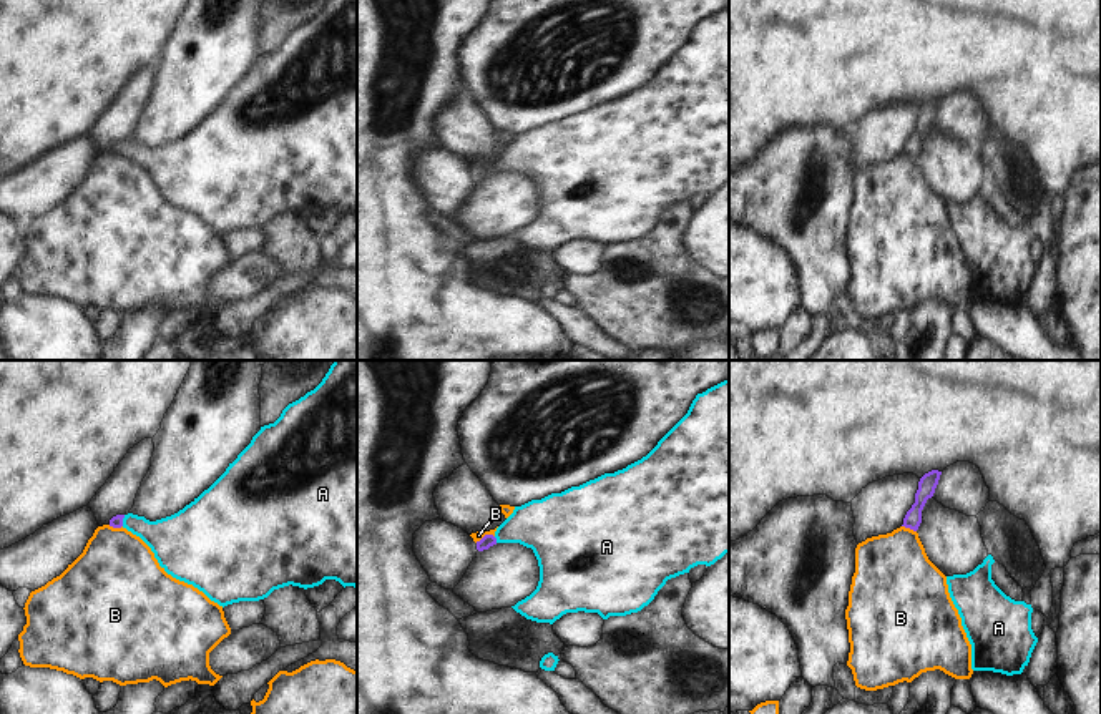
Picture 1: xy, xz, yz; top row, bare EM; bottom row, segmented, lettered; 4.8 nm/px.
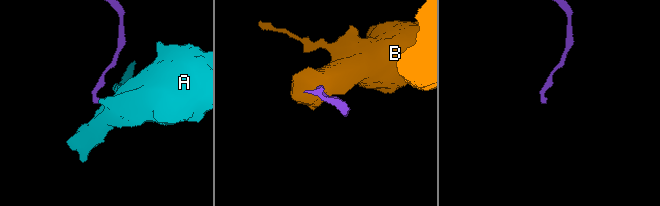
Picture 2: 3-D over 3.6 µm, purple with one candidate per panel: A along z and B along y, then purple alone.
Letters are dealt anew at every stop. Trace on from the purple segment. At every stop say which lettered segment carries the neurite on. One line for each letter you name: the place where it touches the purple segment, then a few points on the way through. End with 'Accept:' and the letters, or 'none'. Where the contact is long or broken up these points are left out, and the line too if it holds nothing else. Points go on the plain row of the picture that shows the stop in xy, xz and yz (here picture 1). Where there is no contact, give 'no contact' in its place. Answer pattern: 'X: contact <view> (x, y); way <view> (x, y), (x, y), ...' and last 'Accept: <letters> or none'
A: contact xz (495, 168); way xz (489, 168), (495, 168), (525, 153), (543, 153)
Accept: A

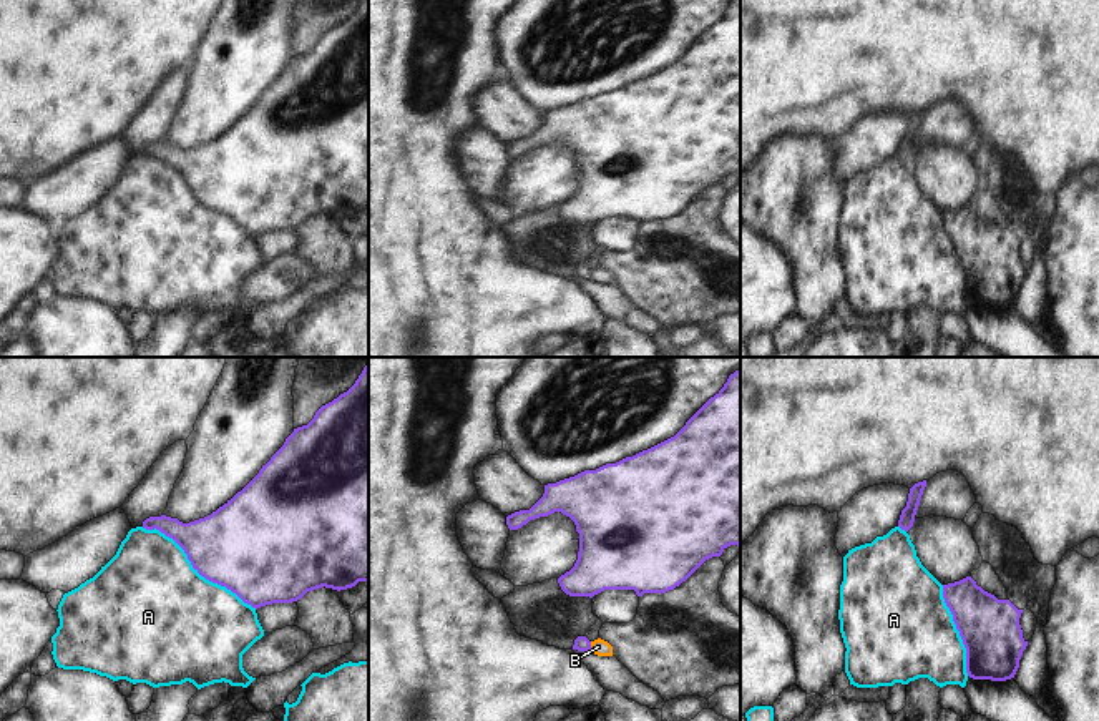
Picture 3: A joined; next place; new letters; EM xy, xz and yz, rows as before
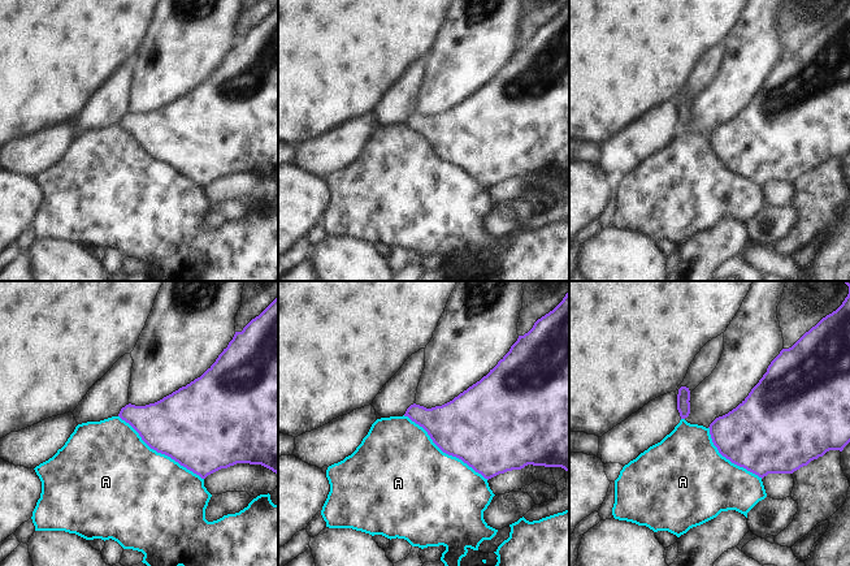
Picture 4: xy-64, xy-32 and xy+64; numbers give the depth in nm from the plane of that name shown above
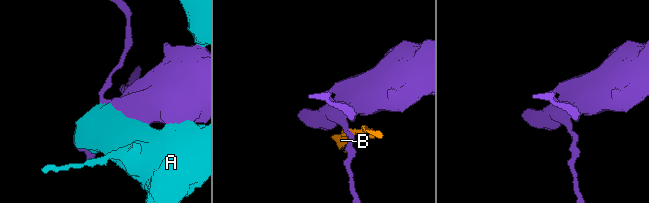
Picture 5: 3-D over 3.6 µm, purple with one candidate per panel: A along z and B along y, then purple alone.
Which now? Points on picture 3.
Accept: none

